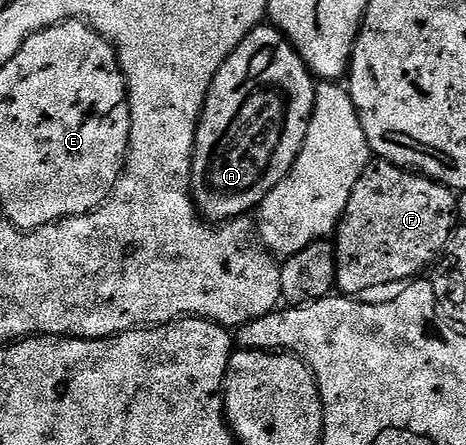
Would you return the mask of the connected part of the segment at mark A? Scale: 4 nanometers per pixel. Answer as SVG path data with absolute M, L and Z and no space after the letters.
M261 26L253 30L233 50L230 58L226 58L226 62L222 62L222 66L218 70L218 74L214 78L214 82L204 99L204 108L200 112L200 121L196 127L196 145L192 151L192 201L196 203L196 211L205 220L209 222L223 222L247 217L251 213L248 211L251 208L252 211L259 209L260 204L266 198L266 194L270 194L270 190L274 190L274 186L278 186L278 182L282 182L282 178L286 178L286 174L292 169L298 154L302 150L304 139L306 138L306 130L312 121L312 111L316 101L316 86L317 81L312 73L309 72L308 65L305 64L304 59L298 55L295 46L275 26Z

